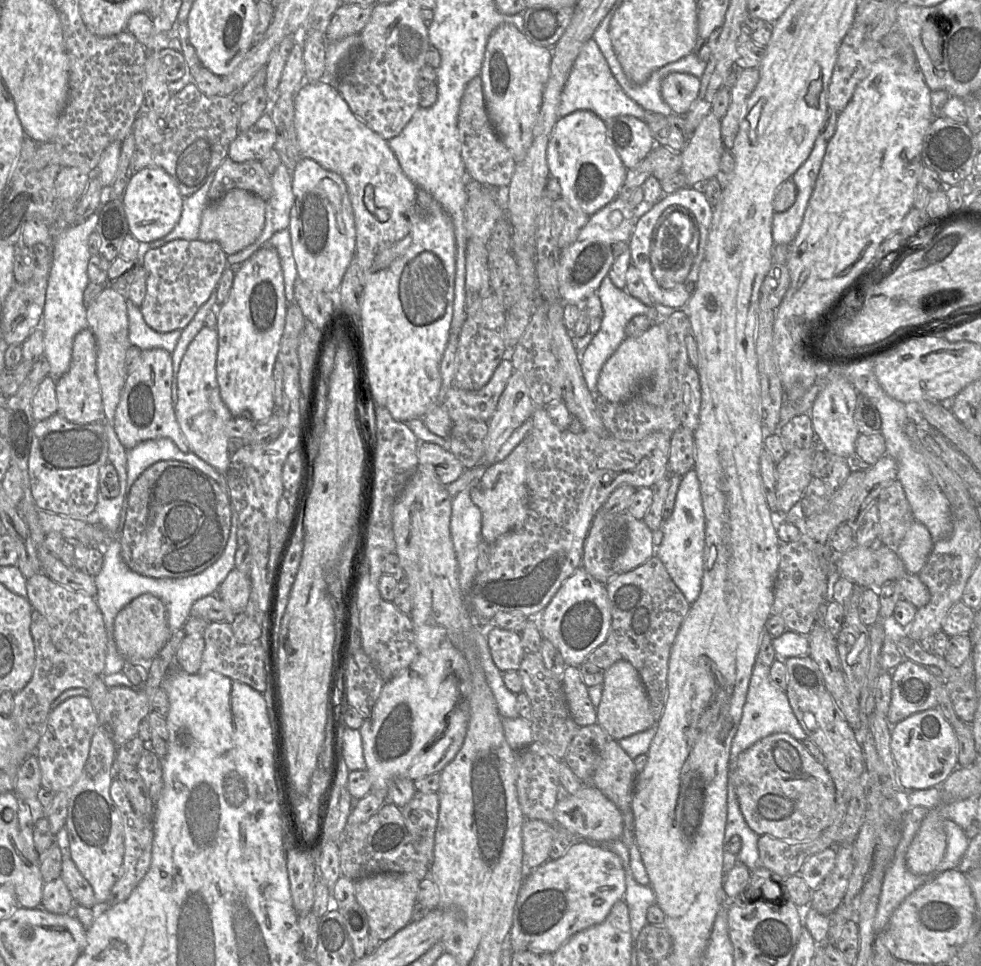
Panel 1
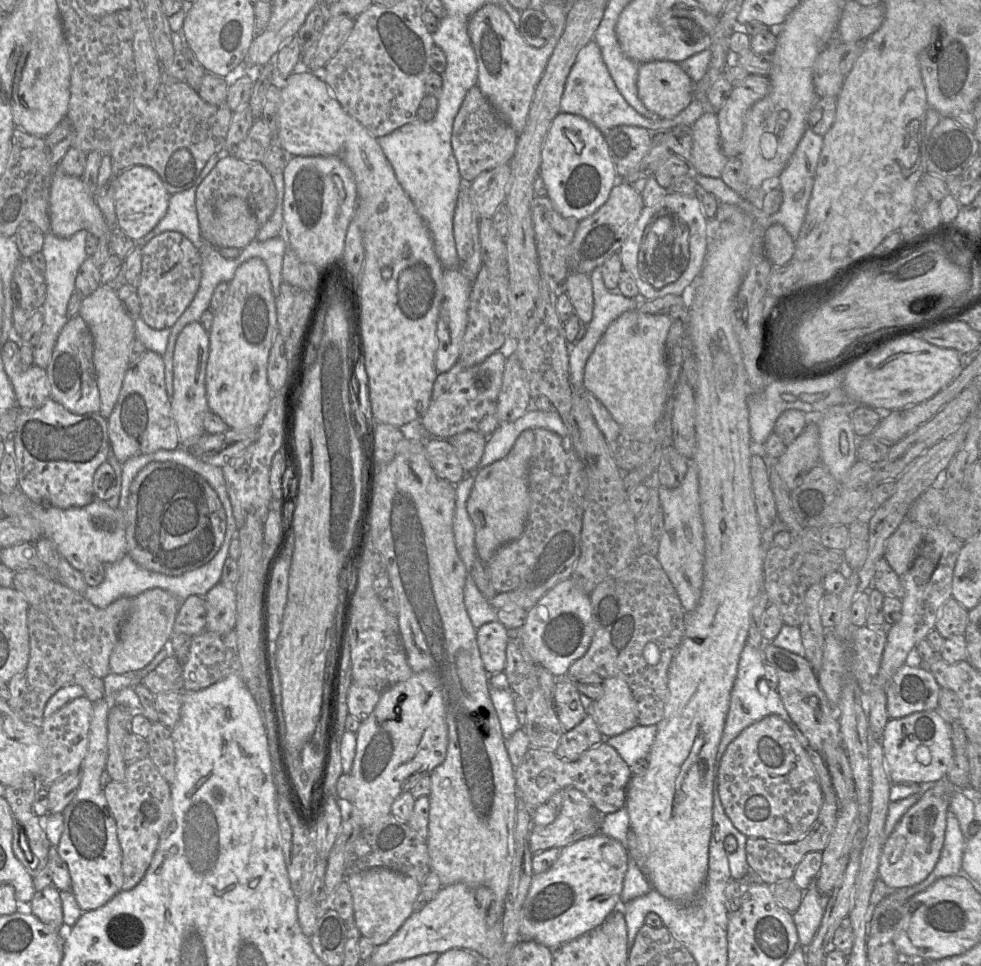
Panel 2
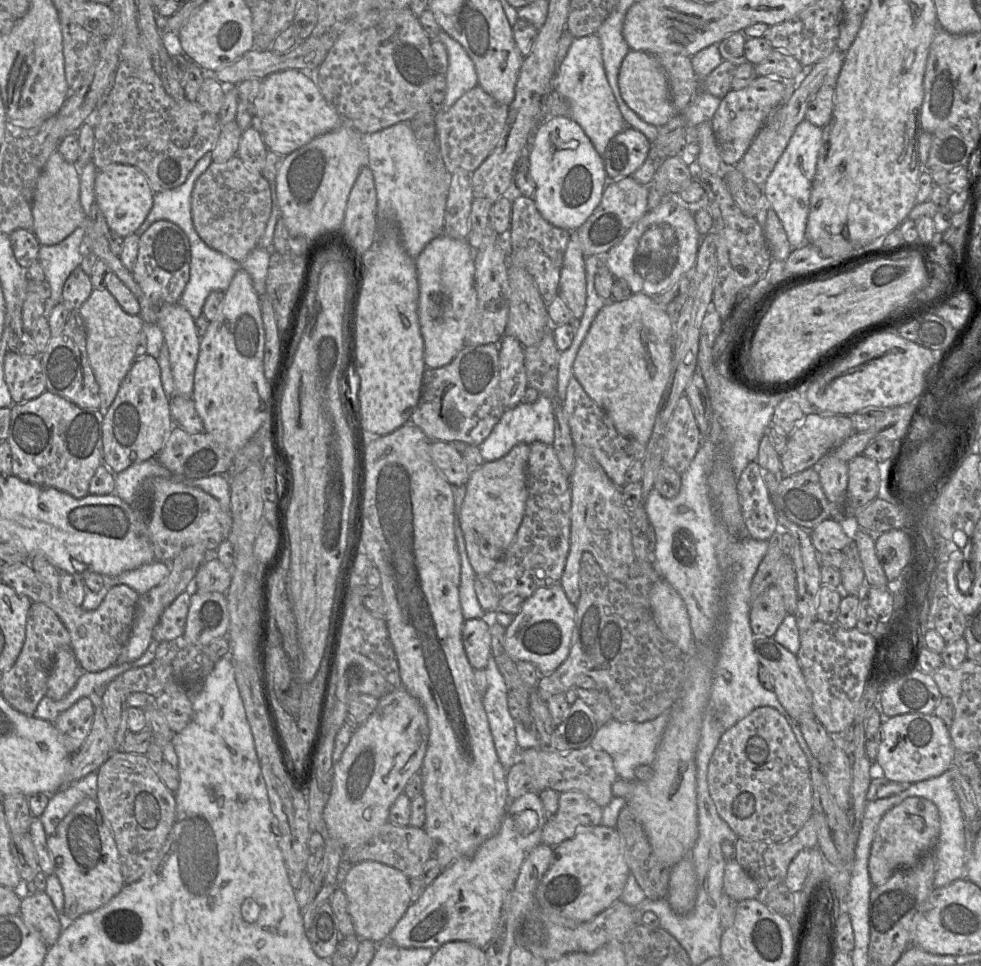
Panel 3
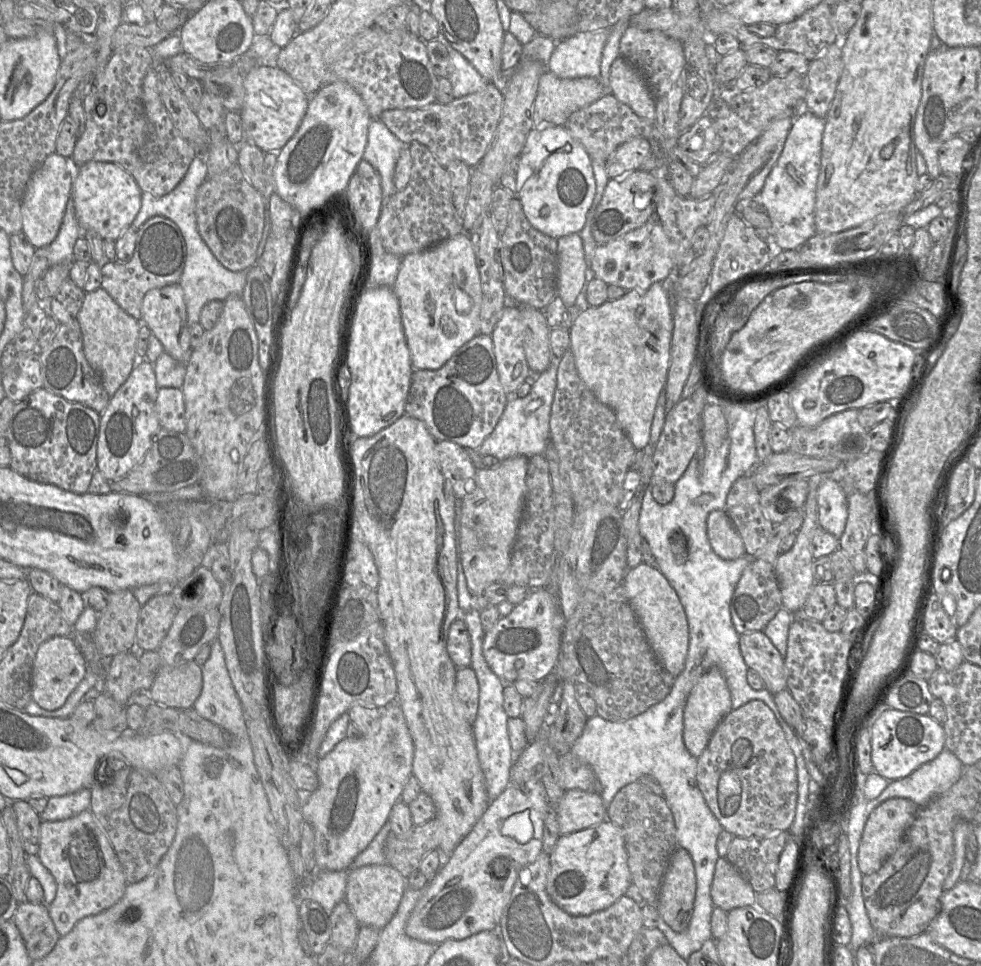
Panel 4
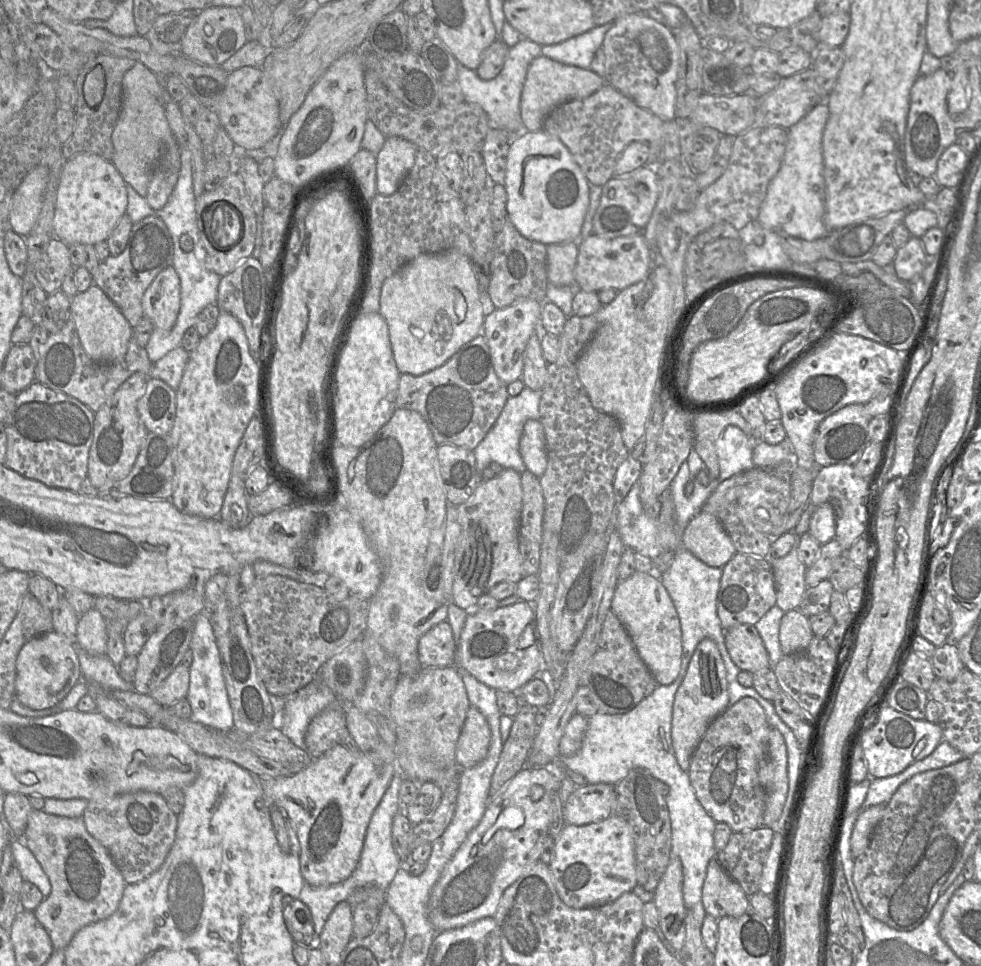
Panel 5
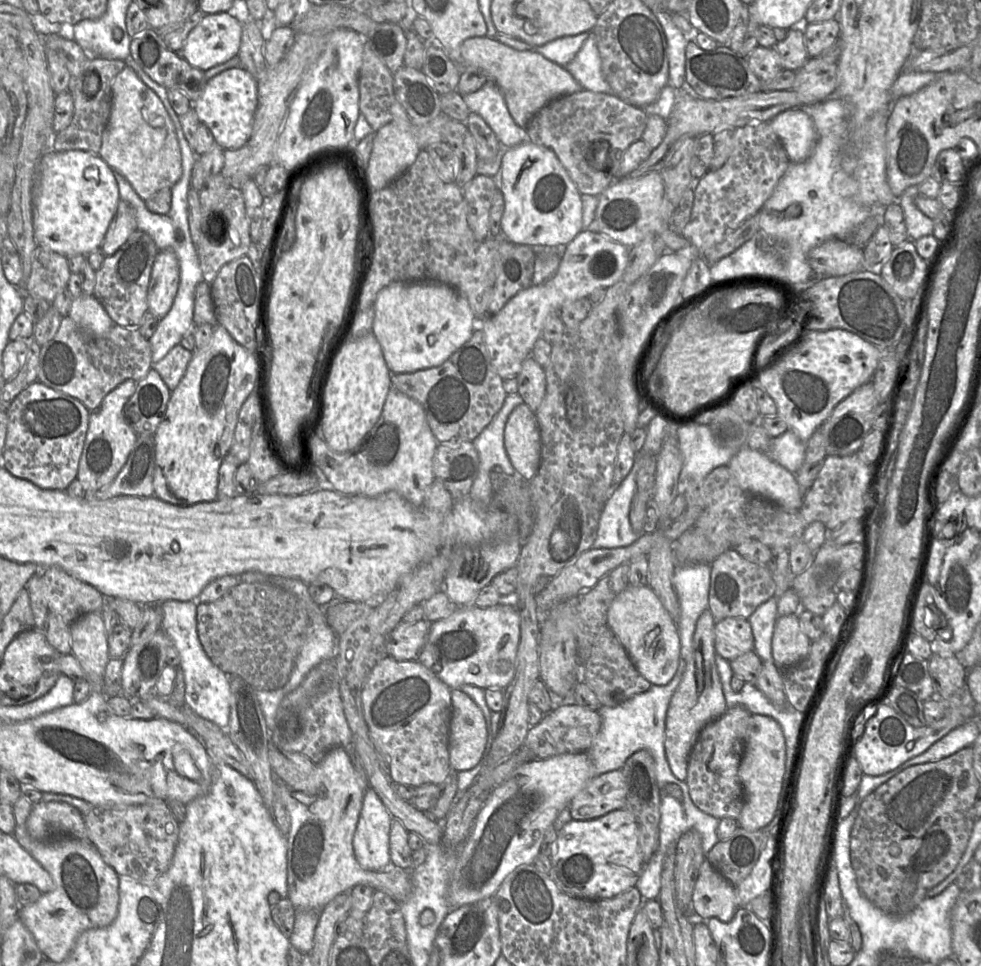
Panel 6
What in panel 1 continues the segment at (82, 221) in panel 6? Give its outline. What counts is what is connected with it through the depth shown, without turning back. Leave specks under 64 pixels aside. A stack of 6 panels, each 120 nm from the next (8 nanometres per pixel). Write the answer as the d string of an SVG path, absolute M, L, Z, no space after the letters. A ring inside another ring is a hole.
M145 167L132 174L121 199L130 233L140 243L149 243L173 230L180 219L184 197L165 170L159 167Z

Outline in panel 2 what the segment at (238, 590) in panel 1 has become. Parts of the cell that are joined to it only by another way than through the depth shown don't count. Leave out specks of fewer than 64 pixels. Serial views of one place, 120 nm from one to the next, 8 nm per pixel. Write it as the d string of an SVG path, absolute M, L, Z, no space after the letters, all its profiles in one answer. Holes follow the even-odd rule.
M218 583L204 598L206 607L205 630L220 636L234 629L236 623L236 593L234 587Z

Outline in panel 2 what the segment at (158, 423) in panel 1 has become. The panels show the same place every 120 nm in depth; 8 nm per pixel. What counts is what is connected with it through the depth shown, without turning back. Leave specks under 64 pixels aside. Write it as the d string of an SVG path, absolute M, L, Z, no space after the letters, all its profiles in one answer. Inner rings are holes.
M146 351L140 360L130 365L116 405L107 421L110 450L122 464L134 456L181 447L166 391L165 364L161 355Z

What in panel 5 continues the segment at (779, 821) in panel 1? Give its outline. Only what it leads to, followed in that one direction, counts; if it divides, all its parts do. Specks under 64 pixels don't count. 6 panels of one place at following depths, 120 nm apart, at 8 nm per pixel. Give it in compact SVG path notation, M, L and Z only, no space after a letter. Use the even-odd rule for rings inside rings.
M743 697L708 725L692 756L688 774L698 801L715 822L728 824L733 832L763 826L767 791L760 782L759 769L767 757L770 729L760 703Z

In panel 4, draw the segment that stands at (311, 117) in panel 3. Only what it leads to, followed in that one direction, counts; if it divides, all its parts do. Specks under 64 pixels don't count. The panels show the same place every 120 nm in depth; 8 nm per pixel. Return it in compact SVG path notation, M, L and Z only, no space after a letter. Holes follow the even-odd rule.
M256 66L246 73L244 79L245 101L240 110L245 140L253 142L264 153L281 150L296 133L308 108L310 97L298 83L278 67Z

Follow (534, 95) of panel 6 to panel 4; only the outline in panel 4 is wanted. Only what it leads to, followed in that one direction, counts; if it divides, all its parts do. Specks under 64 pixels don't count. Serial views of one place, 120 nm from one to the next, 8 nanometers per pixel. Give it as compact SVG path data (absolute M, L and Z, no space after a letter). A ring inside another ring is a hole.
M546 69L540 76L537 95L533 106L533 123L537 129L564 126L576 111L590 105L604 95L604 86L599 78L560 78Z

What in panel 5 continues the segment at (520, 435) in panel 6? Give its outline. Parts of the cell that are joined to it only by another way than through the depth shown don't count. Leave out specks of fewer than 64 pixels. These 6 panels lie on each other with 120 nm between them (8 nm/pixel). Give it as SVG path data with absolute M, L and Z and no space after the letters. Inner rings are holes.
M539 420L525 422L519 443L519 452L526 469L541 477L547 468L546 439Z

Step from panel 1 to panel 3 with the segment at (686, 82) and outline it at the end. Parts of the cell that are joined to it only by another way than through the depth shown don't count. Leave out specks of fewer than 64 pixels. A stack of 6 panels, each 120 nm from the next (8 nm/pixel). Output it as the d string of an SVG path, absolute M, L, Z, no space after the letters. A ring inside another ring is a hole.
M630 49L621 63L618 84L625 103L645 122L661 127L676 114L668 77L656 56Z

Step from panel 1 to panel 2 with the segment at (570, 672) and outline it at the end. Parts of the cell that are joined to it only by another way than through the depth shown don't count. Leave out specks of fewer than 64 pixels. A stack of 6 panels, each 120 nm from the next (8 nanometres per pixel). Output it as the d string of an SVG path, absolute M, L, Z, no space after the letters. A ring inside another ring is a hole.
M566 675L557 677L554 692L554 705L557 716L565 731L573 729L588 714L581 703L576 684Z

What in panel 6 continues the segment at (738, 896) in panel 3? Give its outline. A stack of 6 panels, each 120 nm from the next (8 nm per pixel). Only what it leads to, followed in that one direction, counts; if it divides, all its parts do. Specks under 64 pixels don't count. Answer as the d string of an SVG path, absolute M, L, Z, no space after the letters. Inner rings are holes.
M704 860L692 892L691 911L694 916L698 920L716 918L729 922L737 908L735 886Z

